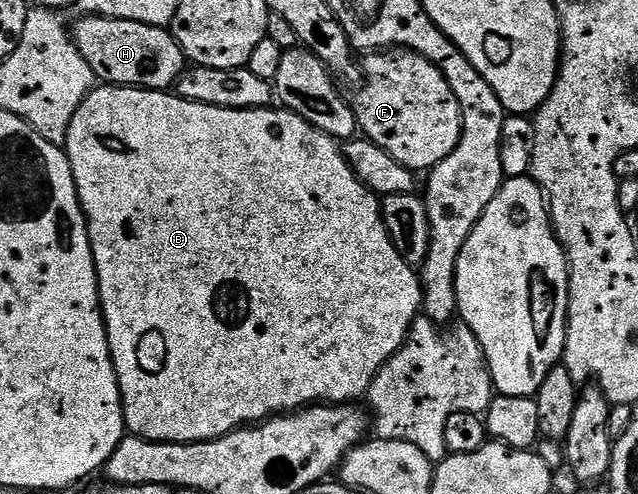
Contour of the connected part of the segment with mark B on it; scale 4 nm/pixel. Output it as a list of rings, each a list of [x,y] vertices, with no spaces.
[[[98,85],[98,88],[87,94],[85,101],[76,109],[72,121],[66,130],[64,150],[70,168],[76,181],[78,200],[82,203],[82,212],[86,215],[86,228],[90,234],[90,244],[94,254],[94,264],[98,274],[98,302],[102,309],[102,319],[106,322],[106,336],[108,349],[112,357],[112,365],[116,369],[116,377],[122,394],[122,412],[126,418],[126,429],[131,435],[138,435],[142,439],[150,439],[153,443],[208,443],[212,439],[219,439],[230,431],[237,431],[247,425],[258,425],[271,418],[275,413],[293,413],[311,405],[350,405],[369,392],[376,373],[388,360],[402,348],[406,342],[415,319],[419,318],[423,310],[422,281],[419,272],[411,264],[400,257],[388,229],[384,225],[382,205],[379,196],[373,195],[368,188],[356,177],[356,173],[348,165],[346,152],[340,146],[339,140],[328,133],[316,129],[304,117],[294,111],[277,109],[273,106],[241,111],[227,107],[213,107],[203,103],[193,103],[181,99],[176,93],[164,91],[145,91],[143,87],[116,87],[113,85]]]

